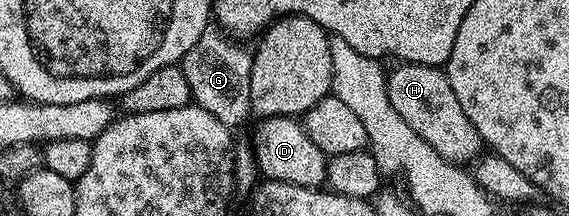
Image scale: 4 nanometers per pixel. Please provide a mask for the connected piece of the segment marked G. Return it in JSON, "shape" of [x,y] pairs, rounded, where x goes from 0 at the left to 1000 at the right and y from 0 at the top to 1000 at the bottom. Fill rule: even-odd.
{"shape":[[[371,102],[348,162],[337,222],[320,245],[315,287],[337,407],[337,468],[402,597],[417,593],[443,523],[439,444],[445,255],[424,213],[429,208],[406,181],[383,111]]]}

